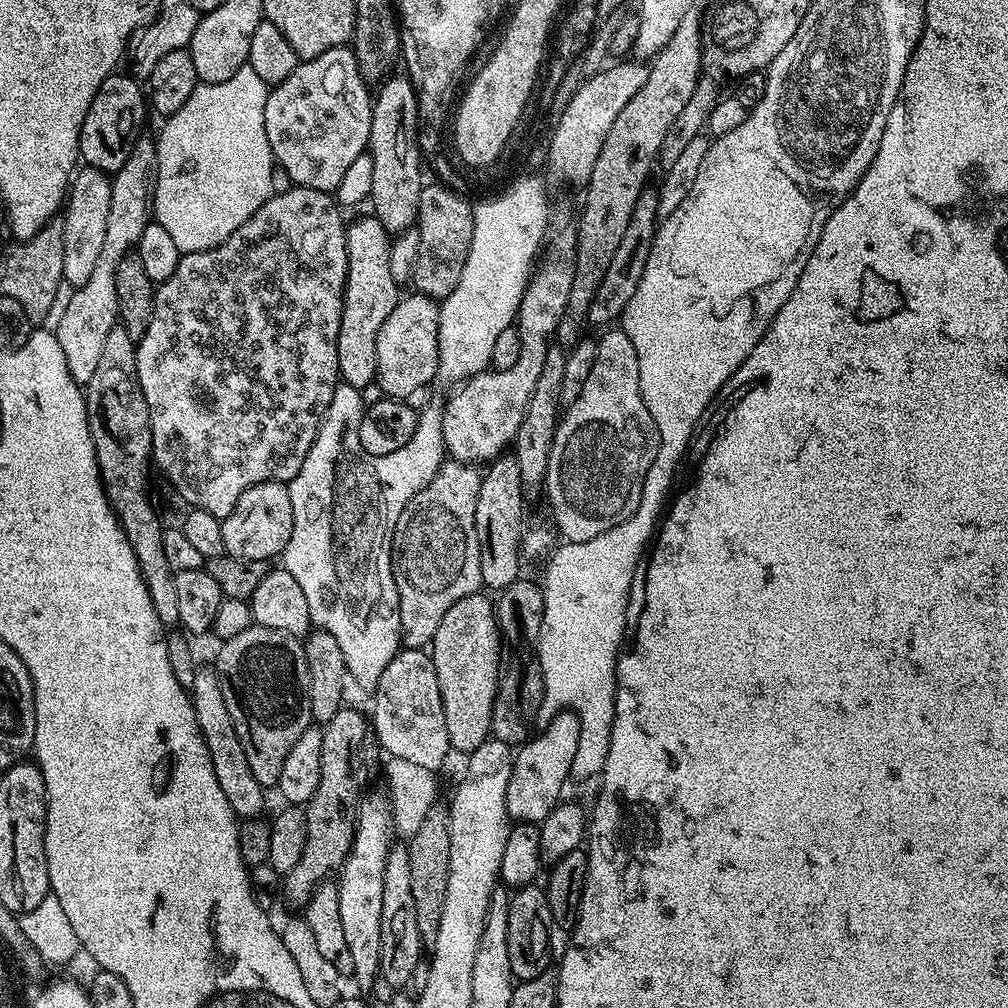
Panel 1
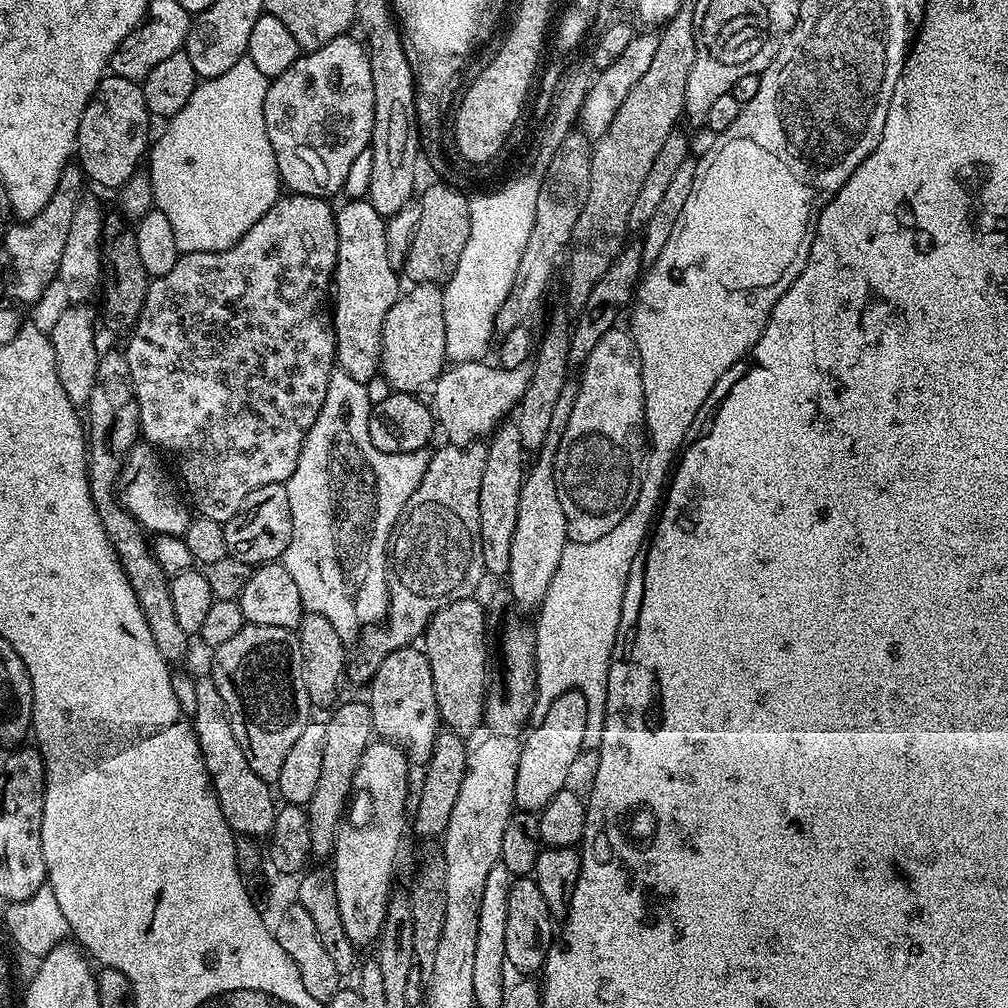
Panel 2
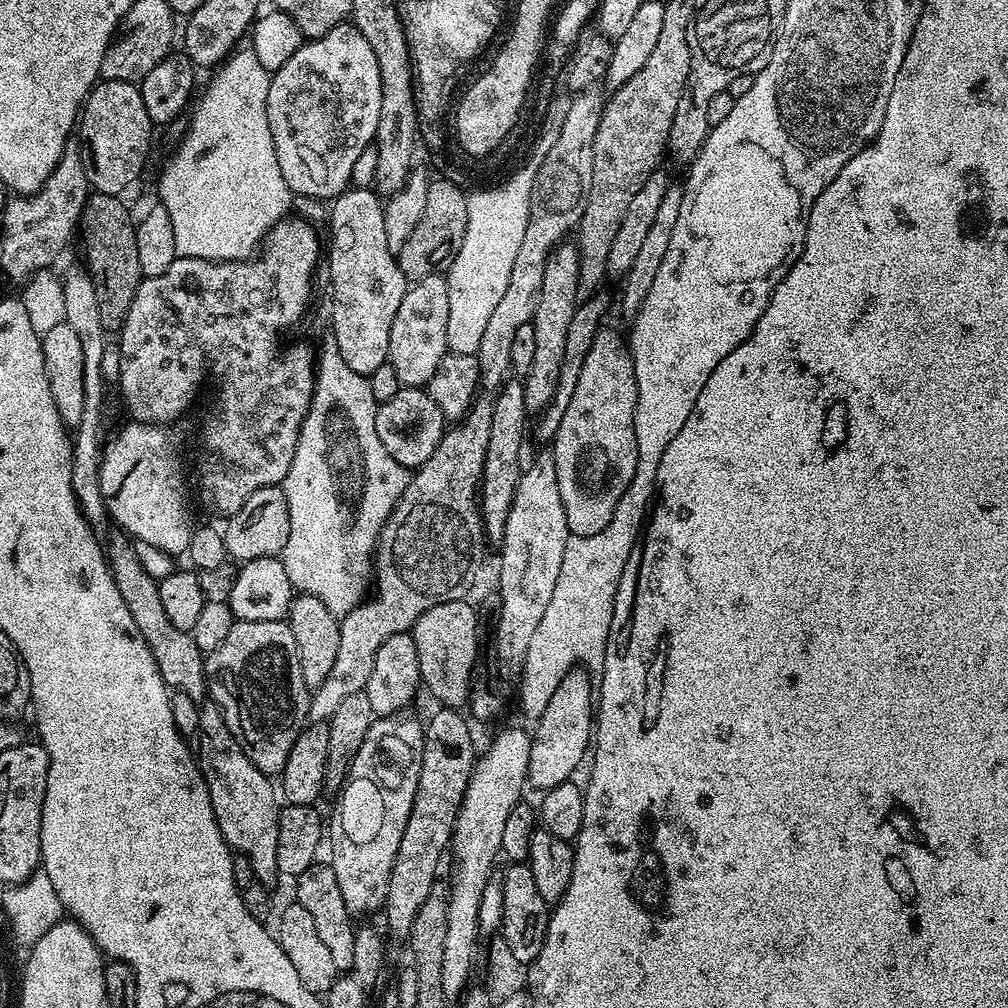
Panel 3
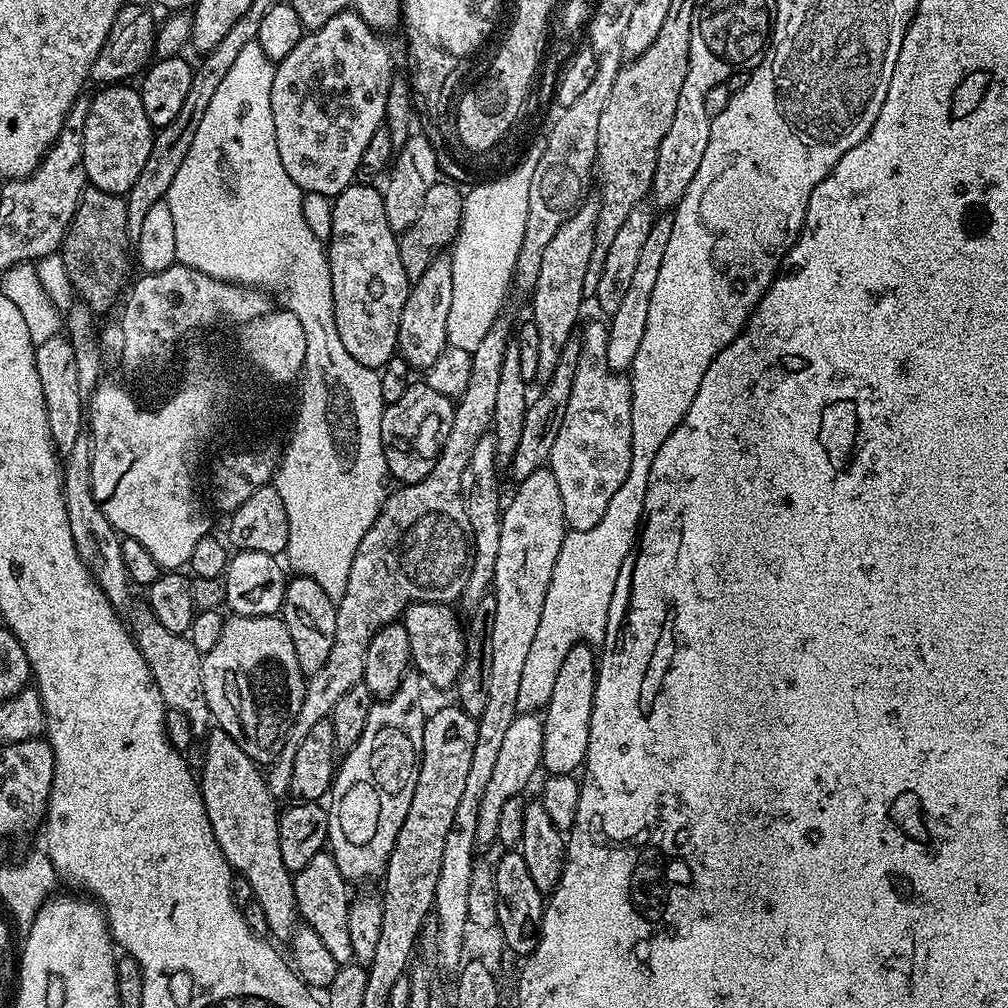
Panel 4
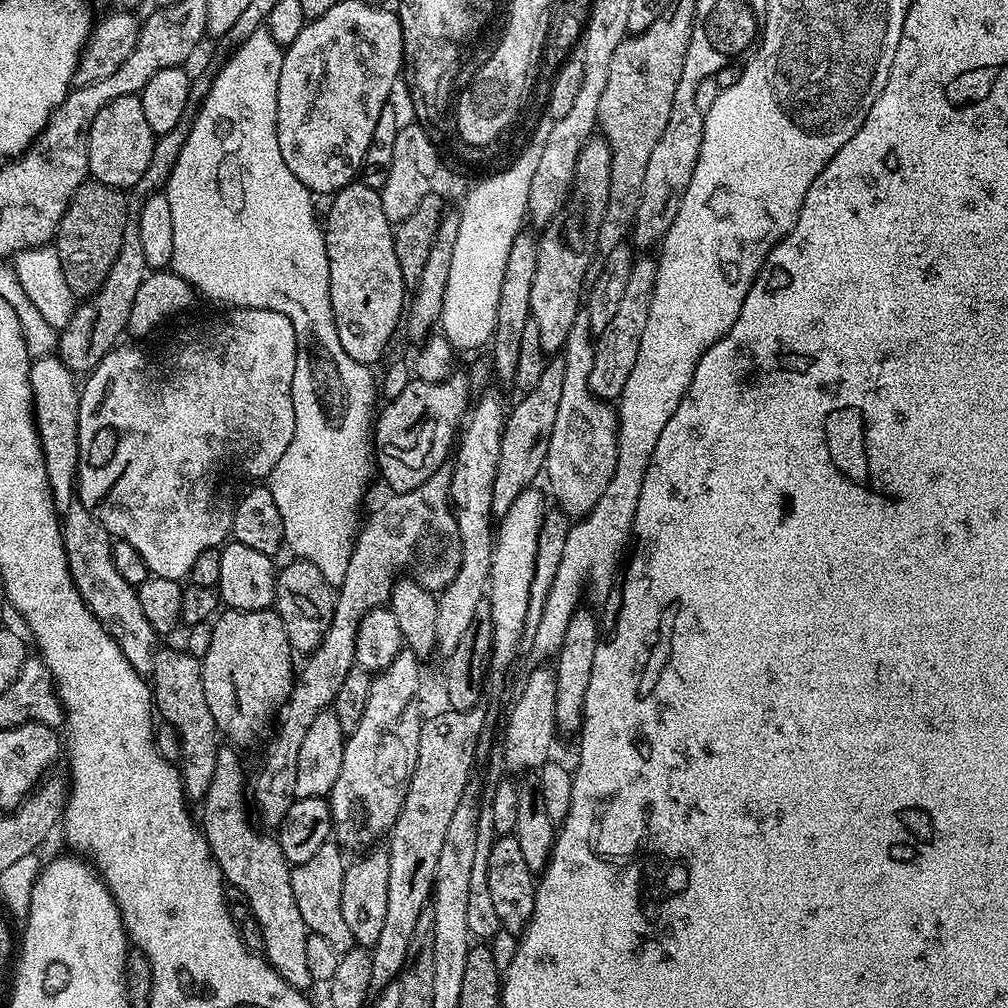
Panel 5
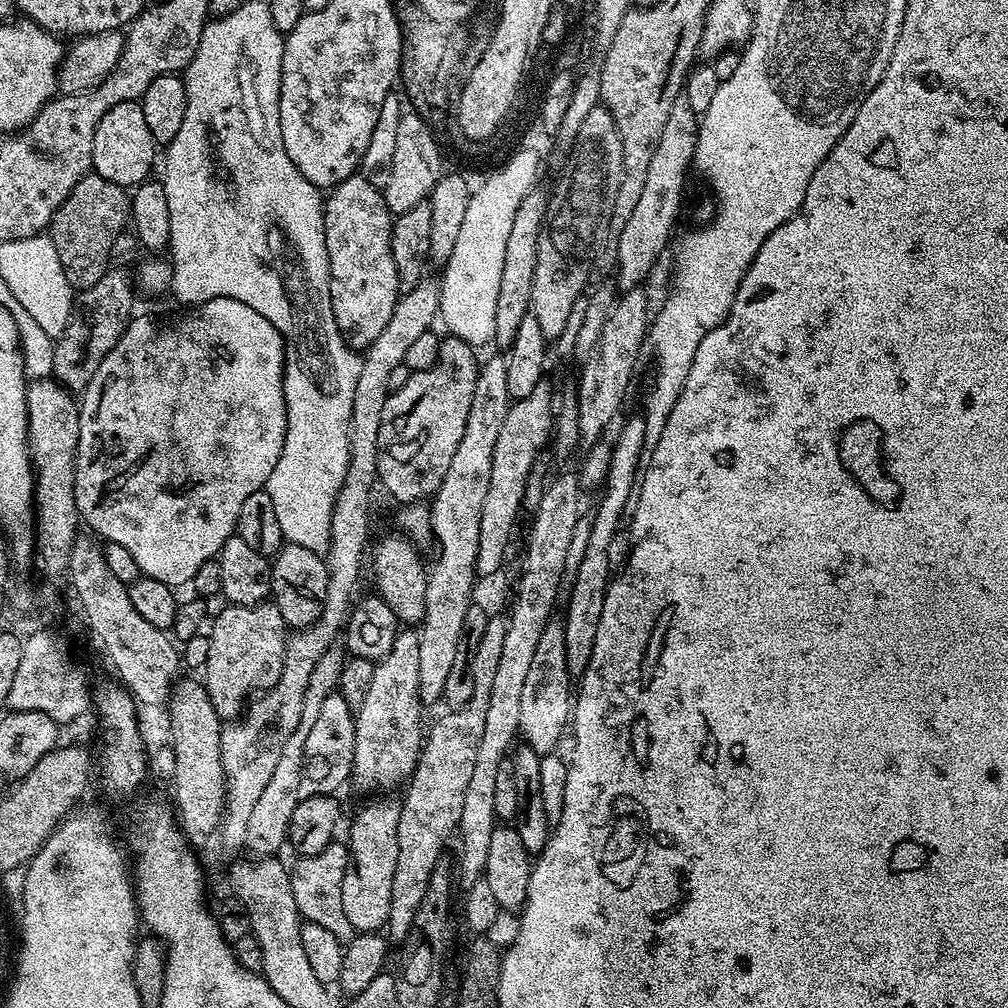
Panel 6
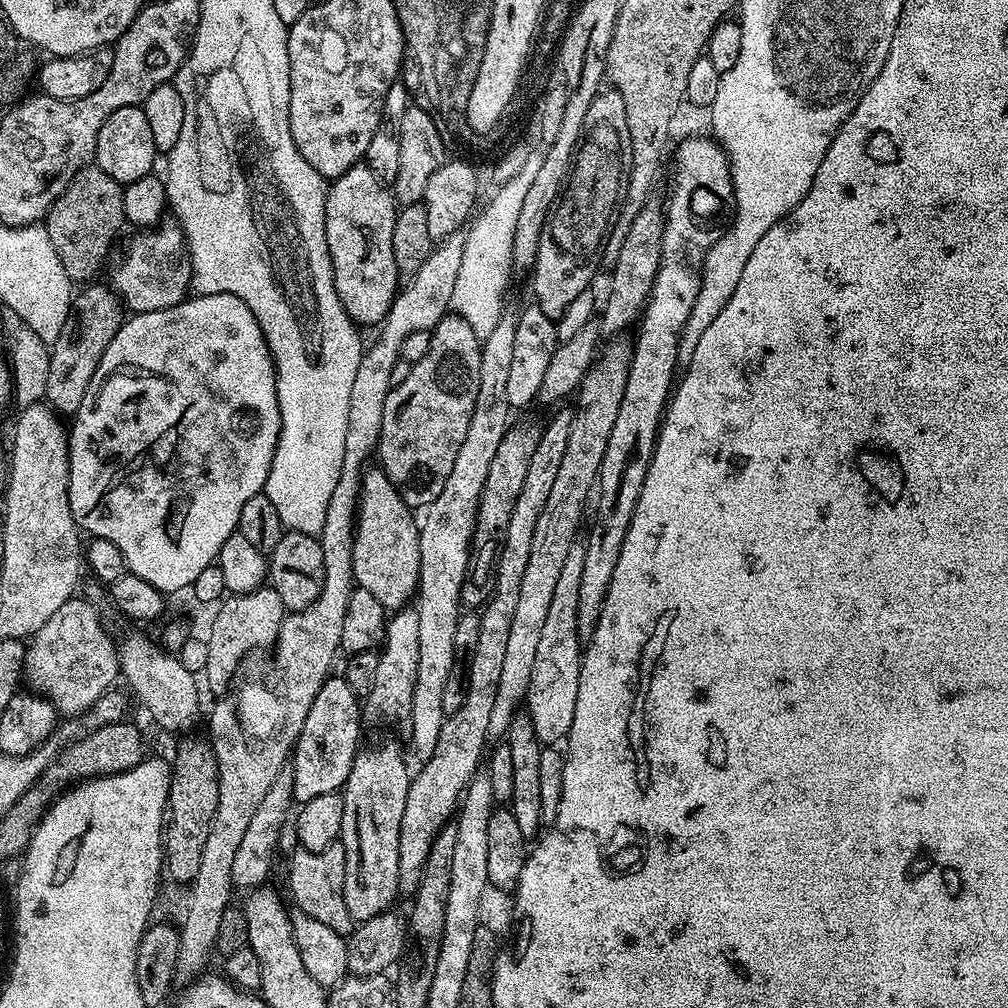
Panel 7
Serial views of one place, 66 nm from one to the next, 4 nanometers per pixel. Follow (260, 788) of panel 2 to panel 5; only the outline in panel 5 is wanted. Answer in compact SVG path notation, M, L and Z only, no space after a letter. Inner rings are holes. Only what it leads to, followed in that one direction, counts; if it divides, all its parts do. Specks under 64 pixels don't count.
M220 746L216 750L214 778L210 778L210 786L202 801L202 831L225 881L244 895L247 911L256 919L258 926L262 926L264 959L289 986L307 990L314 984L310 966L306 966L306 942L310 933L294 902L294 890L290 886L292 868L282 854L279 839L263 831L256 832L249 801L248 804L244 801L244 764L236 753L239 751L235 747L227 747Z

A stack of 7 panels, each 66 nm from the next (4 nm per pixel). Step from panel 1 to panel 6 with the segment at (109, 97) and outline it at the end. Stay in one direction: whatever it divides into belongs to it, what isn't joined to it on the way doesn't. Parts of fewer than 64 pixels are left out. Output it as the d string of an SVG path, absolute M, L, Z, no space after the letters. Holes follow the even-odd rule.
M118 102L106 114L102 114L102 122L98 122L98 130L94 130L94 154L92 168L95 175L106 178L110 182L120 184L124 188L144 183L149 179L152 163L156 160L158 145L146 126L146 118L142 114L139 102Z

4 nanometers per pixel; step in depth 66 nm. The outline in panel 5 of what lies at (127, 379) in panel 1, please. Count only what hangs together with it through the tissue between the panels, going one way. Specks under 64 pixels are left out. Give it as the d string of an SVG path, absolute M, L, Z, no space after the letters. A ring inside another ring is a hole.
M161 647L156 653L150 673L155 711L163 723L169 724L177 731L180 739L180 779L184 782L184 793L192 802L203 801L210 786L210 778L214 778L214 762L218 747L214 714L210 714L210 706L206 706L206 690L202 690L200 666L201 661L187 650L175 652L172 648Z

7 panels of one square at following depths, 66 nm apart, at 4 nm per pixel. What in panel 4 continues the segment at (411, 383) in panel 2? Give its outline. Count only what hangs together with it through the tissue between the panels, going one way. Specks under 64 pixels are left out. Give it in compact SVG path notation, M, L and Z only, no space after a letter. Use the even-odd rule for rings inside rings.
M447 255L437 256L430 266L426 266L422 278L411 281L406 306L402 306L402 318L398 318L398 355L405 360L409 369L426 370L434 366L434 358L442 354L448 344L446 338L446 318L450 314L450 302L454 298L454 278L452 262Z

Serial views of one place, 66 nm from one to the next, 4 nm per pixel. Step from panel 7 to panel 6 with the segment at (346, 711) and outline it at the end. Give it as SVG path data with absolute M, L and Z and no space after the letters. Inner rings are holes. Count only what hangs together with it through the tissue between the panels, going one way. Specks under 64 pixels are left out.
M333 694L322 702L310 734L306 734L306 744L302 750L302 778L298 781L298 794L302 800L311 796L330 796L339 793L339 788L349 783L354 758L354 734L356 718L354 710L346 706L346 700Z

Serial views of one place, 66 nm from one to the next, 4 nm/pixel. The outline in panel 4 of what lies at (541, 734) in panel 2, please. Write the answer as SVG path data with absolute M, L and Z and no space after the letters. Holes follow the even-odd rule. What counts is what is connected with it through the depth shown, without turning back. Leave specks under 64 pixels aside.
M587 642L575 644L570 654L562 658L558 678L554 678L554 690L542 712L544 722L542 768L545 773L567 776L575 773L577 771L575 768L584 764L590 742L590 714L594 706L597 667L597 653L593 645Z

